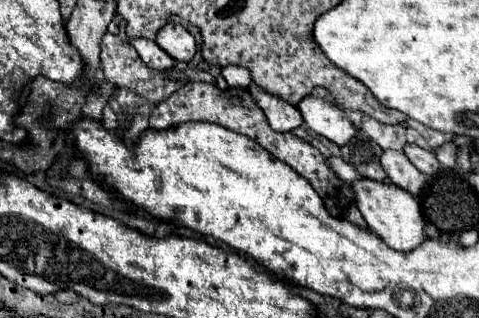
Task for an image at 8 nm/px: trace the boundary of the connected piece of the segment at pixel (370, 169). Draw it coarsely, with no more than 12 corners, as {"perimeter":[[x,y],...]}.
{"perimeter":[[362,131],[342,147],[342,159],[362,177],[386,181],[382,147]]}

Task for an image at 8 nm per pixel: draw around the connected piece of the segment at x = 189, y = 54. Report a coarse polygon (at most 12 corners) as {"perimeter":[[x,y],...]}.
{"perimeter":[[168,23],[156,45],[176,61],[196,55],[196,39],[180,23]]}

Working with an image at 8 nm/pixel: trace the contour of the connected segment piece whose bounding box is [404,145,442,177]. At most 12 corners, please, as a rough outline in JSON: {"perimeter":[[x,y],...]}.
{"perimeter":[[406,145],[404,153],[424,175],[438,175],[442,165],[432,151]]}

